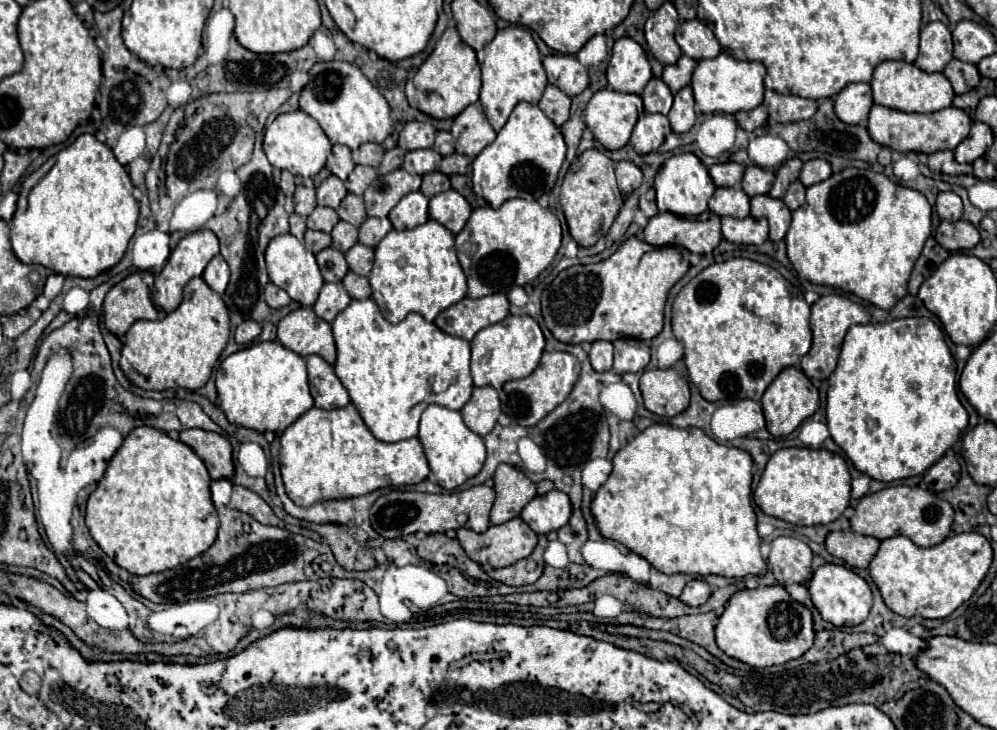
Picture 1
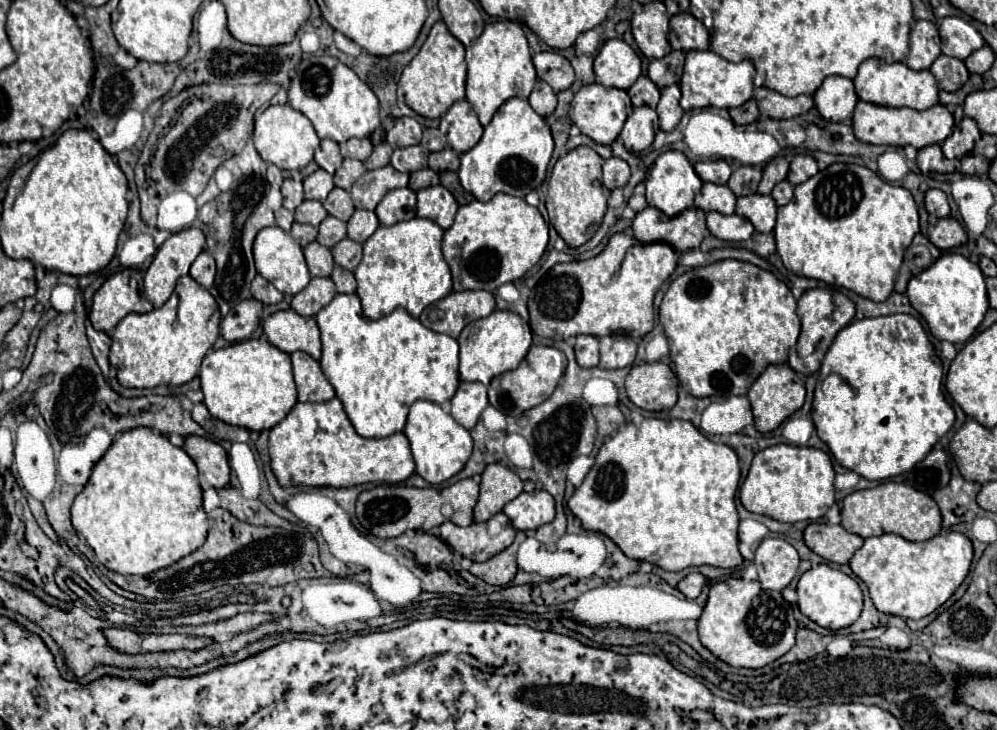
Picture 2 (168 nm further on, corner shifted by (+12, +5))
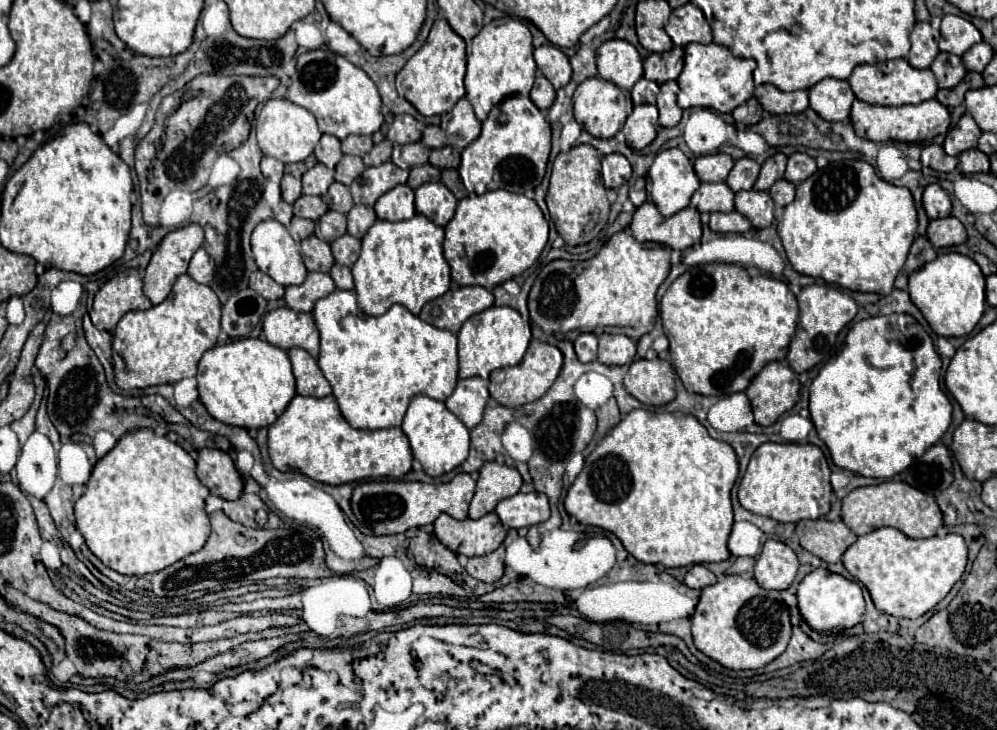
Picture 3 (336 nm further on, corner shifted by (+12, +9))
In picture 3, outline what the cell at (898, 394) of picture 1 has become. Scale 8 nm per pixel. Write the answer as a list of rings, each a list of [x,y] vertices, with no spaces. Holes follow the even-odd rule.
[[[908,314],[876,316],[854,324],[844,340],[844,348],[830,358],[810,386],[810,418],[820,440],[828,446],[838,468],[870,476],[892,478],[936,444],[952,422],[952,404],[940,390],[940,356],[932,344],[916,344],[914,318]]]

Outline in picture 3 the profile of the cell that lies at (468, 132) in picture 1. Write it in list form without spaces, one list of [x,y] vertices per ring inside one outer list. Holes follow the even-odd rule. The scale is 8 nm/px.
[[[462,98],[456,102],[456,106],[442,116],[442,130],[448,136],[450,146],[462,150],[470,142],[474,142],[480,134],[480,120],[476,118],[472,104]]]

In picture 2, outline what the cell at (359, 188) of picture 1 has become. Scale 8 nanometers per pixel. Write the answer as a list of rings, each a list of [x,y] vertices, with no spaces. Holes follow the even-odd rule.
[[[346,158],[342,162],[342,166],[336,170],[334,174],[334,184],[338,188],[344,188],[344,190],[350,190],[350,186],[366,172],[364,164],[358,162],[358,160],[352,160],[352,158]]]

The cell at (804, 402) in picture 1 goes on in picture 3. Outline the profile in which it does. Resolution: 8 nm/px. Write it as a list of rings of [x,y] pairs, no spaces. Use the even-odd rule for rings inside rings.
[[[786,362],[766,364],[746,388],[760,426],[772,426],[800,398],[800,382]]]

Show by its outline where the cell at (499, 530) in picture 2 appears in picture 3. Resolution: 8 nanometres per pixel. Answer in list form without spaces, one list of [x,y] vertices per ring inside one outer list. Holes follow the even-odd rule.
[[[496,512],[472,520],[456,520],[448,514],[440,514],[434,522],[436,538],[456,554],[484,556],[494,552],[506,538],[506,528]]]

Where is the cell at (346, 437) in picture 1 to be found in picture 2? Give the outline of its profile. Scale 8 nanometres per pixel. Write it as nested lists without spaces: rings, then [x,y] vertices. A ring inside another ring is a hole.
[[[332,398],[328,402],[312,404],[298,402],[288,416],[270,430],[270,458],[272,472],[282,486],[358,486],[366,482],[396,484],[414,474],[414,458],[410,442],[402,432],[386,438],[364,438],[356,434],[348,420],[342,402]]]

